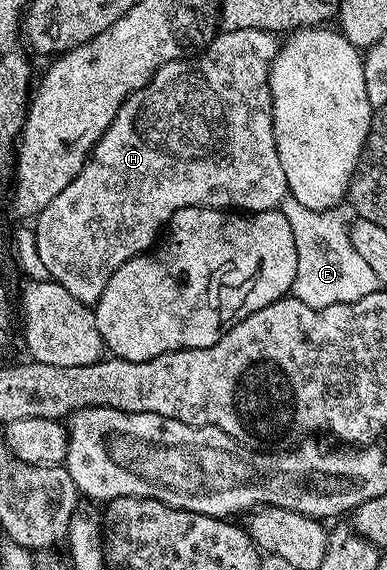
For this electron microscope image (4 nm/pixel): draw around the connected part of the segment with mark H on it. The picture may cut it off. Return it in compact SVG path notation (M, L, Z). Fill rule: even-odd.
M237 29L236 31L223 31L216 34L215 38L198 52L194 57L174 59L163 63L157 69L150 81L139 91L134 91L127 100L117 109L109 129L96 143L86 163L57 197L45 205L33 223L36 237L37 254L45 265L48 276L54 282L60 283L77 301L88 305L98 303L105 285L109 285L109 277L125 265L133 257L142 255L151 250L160 238L161 232L166 228L167 222L177 213L177 209L186 207L217 207L220 209L234 209L240 213L252 211L273 211L288 198L285 169L281 169L281 157L277 157L277 141L273 133L273 105L271 104L271 90L269 89L269 73L271 63L275 59L281 46L280 40L272 32L253 29Z

